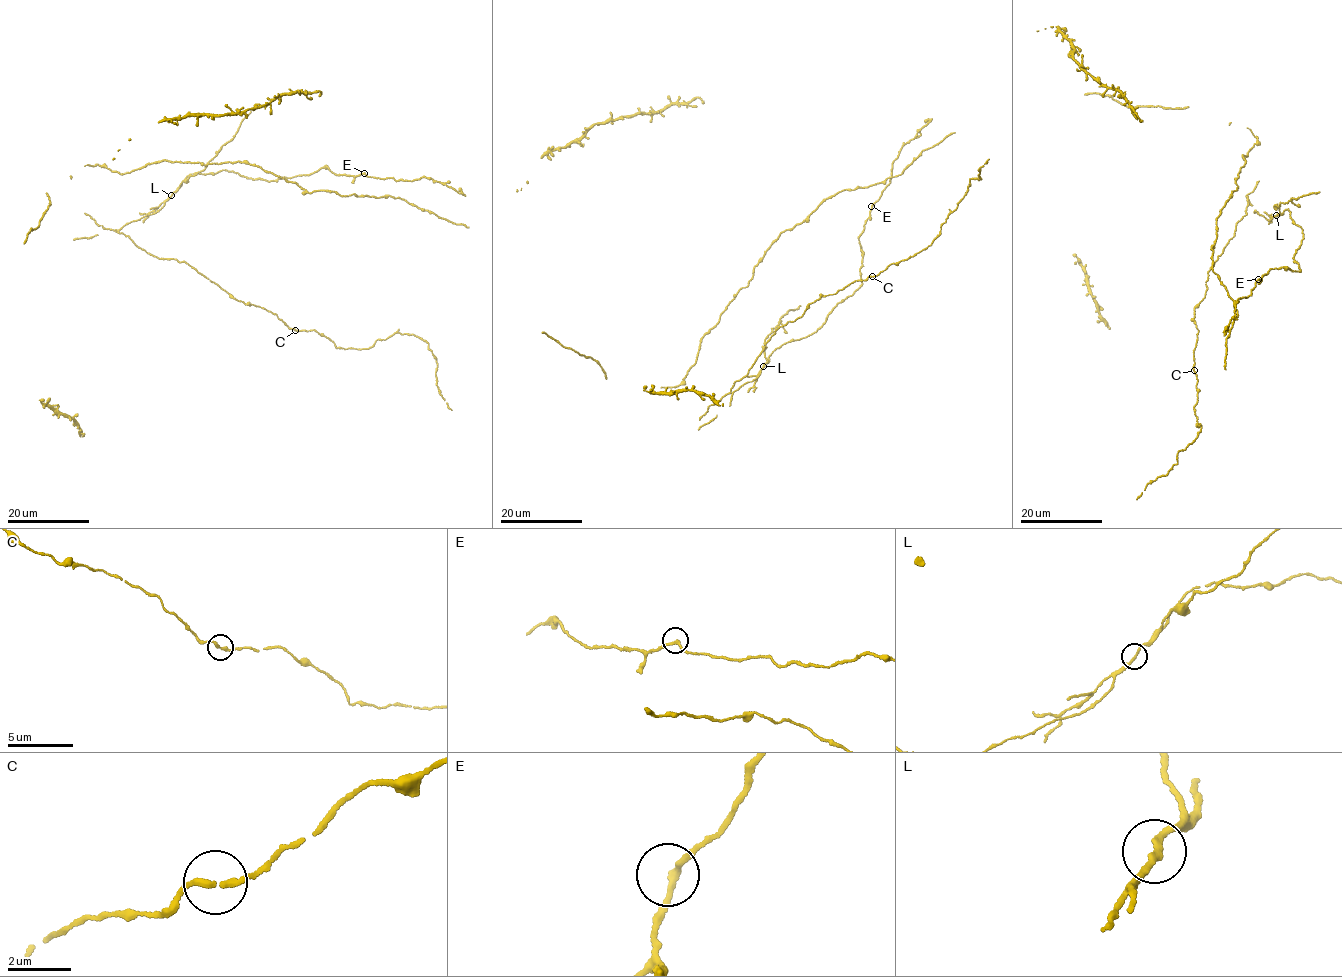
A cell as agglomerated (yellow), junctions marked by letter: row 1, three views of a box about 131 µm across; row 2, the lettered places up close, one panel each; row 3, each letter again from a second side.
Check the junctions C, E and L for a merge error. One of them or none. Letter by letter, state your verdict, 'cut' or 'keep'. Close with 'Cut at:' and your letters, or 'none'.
C: keep
E: keep
L: cut
Cut at: L

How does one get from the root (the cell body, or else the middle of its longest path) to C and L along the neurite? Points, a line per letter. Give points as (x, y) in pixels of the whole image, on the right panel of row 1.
C: (1258, 279), (1300, 271), (1303, 233), (1287, 209), (1243, 216), (1210, 267), (1194, 370)
L: (1258, 279), (1276, 267), (1300, 271), (1292, 258), (1302, 241), (1302, 228), (1293, 222), (1287, 209), (1277, 215)

